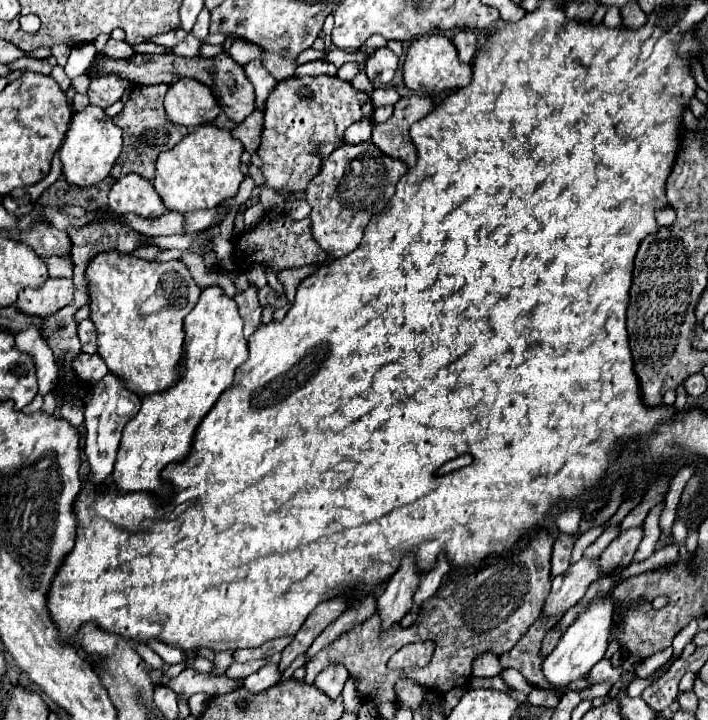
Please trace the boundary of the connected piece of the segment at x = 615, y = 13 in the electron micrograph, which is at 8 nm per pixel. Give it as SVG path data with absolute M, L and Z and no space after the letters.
M607 6L607 14L603 18L603 24L609 26L609 28L623 26L623 18L621 18L621 12L619 12L617 6Z

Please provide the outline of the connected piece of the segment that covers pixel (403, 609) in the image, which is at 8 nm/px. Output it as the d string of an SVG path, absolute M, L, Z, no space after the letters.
M407 556L401 562L401 568L391 576L383 594L377 596L377 614L381 618L381 630L389 630L399 624L401 618L413 606L413 592L419 584L421 574L415 570L413 558Z

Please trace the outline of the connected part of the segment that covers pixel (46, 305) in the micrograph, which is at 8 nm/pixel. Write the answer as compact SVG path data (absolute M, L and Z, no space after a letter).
M49 278L41 288L25 288L17 300L17 308L33 316L53 316L63 306L73 302L71 278Z

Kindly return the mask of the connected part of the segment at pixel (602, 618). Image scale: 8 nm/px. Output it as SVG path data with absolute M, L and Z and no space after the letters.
M597 596L585 612L577 616L577 620L567 628L561 636L557 648L543 660L543 676L549 682L551 690L563 694L571 682L581 680L605 654L609 644L609 628L613 618L613 604L607 596Z

